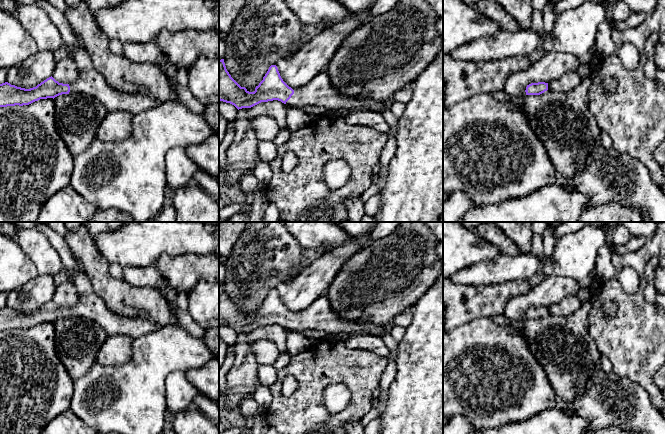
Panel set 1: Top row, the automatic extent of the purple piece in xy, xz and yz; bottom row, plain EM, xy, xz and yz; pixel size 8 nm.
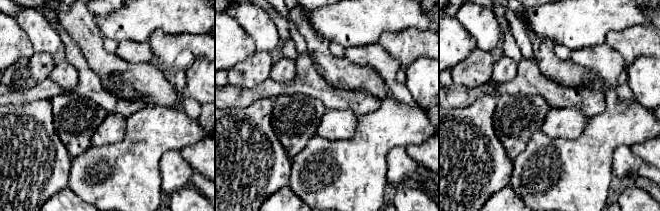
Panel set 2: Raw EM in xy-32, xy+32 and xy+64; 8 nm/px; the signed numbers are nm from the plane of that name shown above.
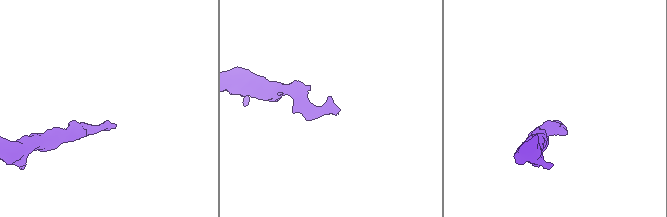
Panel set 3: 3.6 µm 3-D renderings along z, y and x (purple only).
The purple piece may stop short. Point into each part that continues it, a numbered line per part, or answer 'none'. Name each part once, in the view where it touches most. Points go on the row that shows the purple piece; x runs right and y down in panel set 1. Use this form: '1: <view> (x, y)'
1: xz (319, 92)

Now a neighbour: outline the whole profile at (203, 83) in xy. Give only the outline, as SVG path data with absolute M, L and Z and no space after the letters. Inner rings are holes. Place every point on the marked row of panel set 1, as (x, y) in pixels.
M201 56L187 71L192 95L205 106L219 103L219 59Z

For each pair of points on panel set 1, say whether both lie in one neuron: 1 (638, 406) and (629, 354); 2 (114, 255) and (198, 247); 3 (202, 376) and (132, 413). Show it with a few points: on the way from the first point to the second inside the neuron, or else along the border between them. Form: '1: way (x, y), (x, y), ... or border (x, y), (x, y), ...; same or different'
1: border (613, 371), (637, 382), (651, 398); different
2: way (135, 245), (177, 244); same
3: border (206, 362), (198, 367), (189, 368), (185, 372); different

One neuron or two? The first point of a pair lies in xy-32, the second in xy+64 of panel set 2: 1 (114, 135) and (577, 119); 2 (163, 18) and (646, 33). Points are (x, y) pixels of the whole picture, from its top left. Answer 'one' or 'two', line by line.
1: one
2: two

